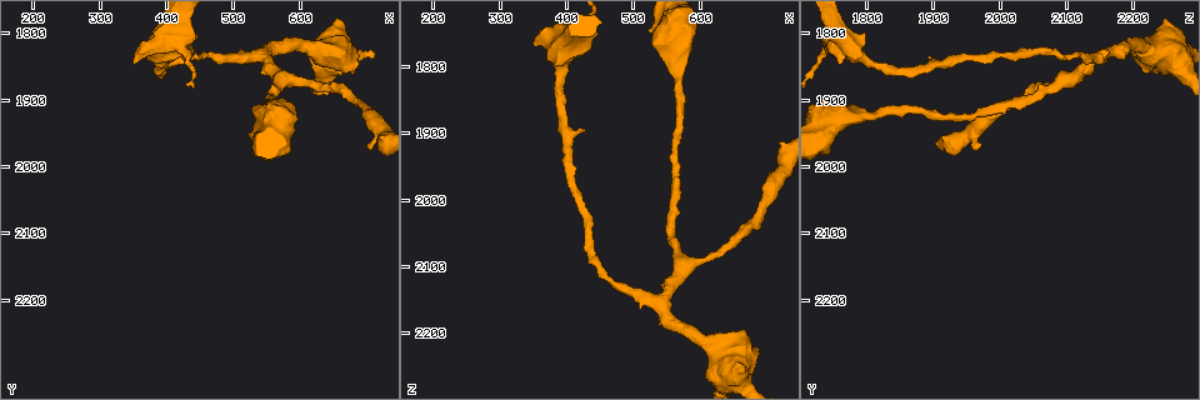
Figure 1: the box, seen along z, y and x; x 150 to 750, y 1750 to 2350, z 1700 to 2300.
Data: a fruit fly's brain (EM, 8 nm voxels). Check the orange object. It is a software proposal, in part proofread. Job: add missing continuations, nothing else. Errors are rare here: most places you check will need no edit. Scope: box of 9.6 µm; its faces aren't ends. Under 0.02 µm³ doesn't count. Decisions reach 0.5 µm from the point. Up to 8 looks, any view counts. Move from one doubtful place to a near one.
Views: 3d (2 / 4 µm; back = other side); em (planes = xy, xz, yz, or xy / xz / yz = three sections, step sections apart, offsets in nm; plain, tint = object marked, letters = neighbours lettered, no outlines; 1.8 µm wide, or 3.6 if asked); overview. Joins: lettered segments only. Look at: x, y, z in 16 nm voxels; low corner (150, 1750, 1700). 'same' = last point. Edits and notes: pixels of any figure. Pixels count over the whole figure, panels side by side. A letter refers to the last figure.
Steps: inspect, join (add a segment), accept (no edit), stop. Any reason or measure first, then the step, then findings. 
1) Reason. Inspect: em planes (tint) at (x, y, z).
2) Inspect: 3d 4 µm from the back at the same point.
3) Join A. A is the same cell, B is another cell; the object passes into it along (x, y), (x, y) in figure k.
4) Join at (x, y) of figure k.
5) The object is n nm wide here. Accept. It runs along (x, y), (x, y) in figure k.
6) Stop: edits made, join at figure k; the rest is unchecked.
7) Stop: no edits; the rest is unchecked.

Free end. Inspect: 3d 4 µm at (345, 1840, 1760).

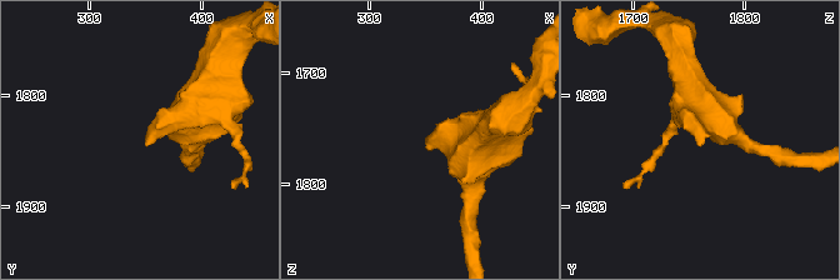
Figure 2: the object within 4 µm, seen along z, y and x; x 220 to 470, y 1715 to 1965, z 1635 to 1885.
Inspect: em 3.6 µm planes (tint) at (348, 1842, 1760).

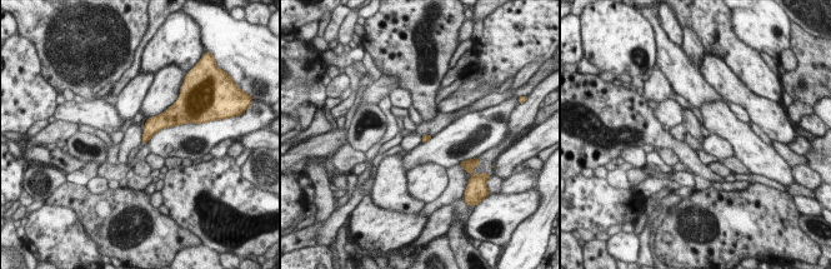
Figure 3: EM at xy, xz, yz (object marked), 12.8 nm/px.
Inspect: em 3.6 µm planes (letters) at the same point.

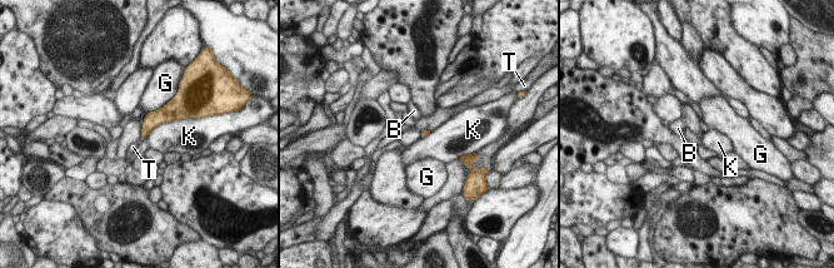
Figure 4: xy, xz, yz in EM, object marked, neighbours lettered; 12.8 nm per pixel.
The longest contact is with K, 500 nm. Accept. B, G, K and T are other cells; a border runs along (430, 130), (422, 132) in figure 4; no lettered segment goes on from it.

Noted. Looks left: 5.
Calibre changes. Inspect: 3d 4 µm at (480, 1835, 2130).

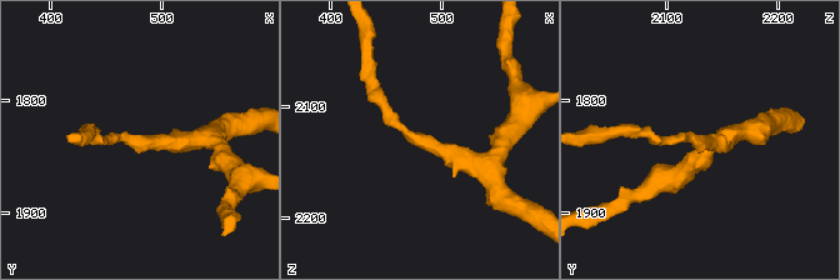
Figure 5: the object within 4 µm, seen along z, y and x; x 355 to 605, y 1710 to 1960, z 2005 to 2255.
The arms are 160, 300 nm wide; need the tissue. Inspect: em planes (letters) at (480, 1838, 2132).

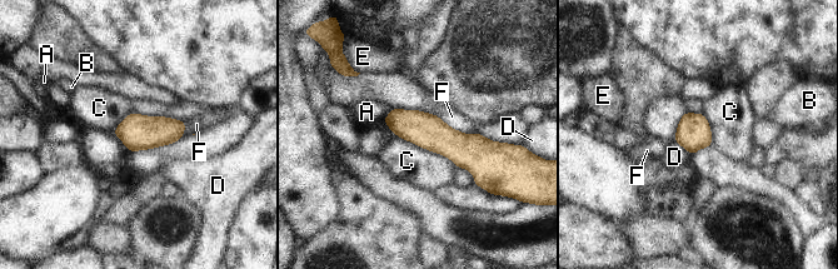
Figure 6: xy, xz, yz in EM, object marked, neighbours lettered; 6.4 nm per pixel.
The object is 220 nm wide here; the longest contact is with C, 460 nm. Accept. A, B, C, D, E and F are other cells; none of them fits.

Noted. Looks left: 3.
Free end. Inspect: em yz step 4 (letters) at (700, 1970, 1970).

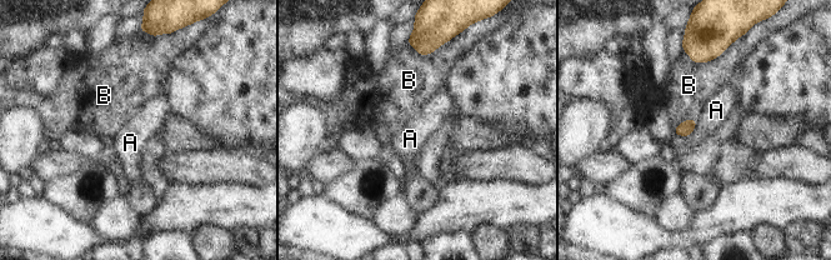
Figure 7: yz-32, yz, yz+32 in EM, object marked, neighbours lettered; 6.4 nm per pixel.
Accept. A and B are other cells; a border runs along (696, 118), (687, 135), (675, 134) in figure 7; no lettered segment goes on from it.

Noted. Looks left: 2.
Stop: no edits; the rest is unchecked.

